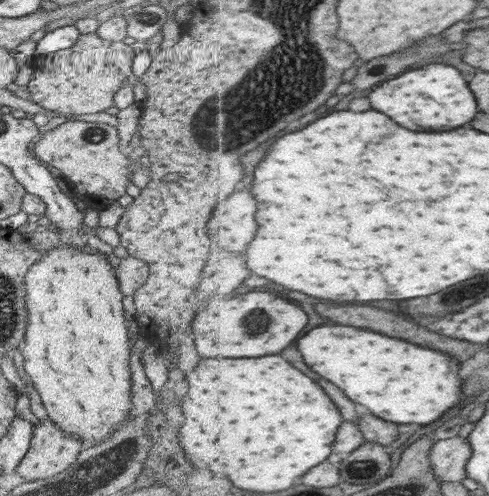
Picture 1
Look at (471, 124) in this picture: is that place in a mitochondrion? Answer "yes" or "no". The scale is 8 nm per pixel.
no

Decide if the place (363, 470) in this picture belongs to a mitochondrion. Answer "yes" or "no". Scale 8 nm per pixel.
yes

